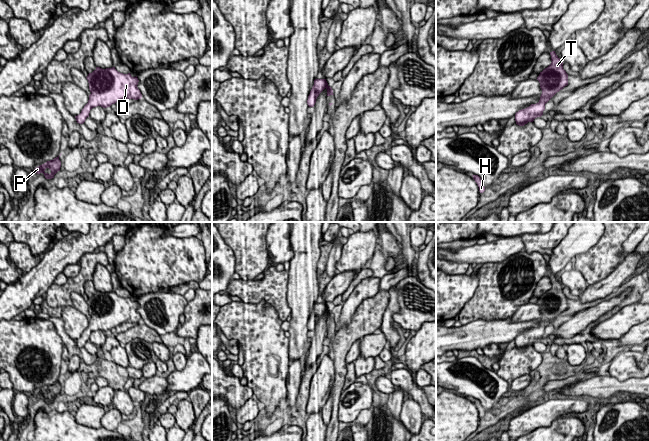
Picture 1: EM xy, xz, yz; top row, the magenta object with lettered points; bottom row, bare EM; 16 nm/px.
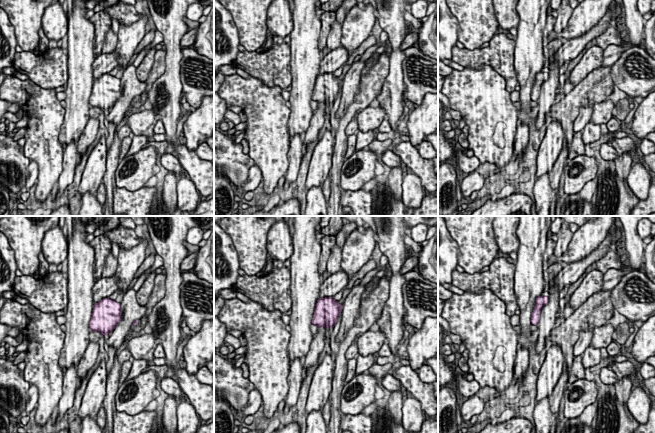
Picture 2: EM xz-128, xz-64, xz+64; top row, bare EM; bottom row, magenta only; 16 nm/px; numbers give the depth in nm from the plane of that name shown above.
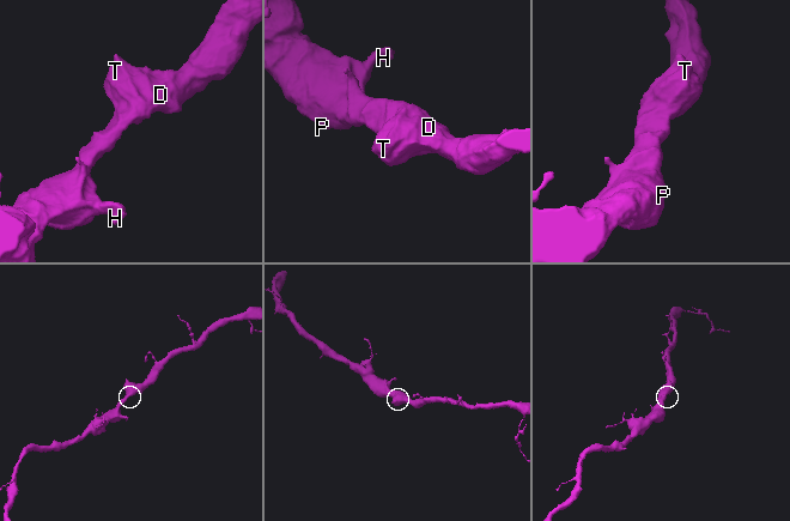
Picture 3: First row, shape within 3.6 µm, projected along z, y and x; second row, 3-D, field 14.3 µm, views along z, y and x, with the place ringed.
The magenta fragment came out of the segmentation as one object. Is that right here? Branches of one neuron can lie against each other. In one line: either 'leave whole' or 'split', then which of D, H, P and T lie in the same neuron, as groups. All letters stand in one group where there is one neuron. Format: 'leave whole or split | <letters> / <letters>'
leave whole | D H P T

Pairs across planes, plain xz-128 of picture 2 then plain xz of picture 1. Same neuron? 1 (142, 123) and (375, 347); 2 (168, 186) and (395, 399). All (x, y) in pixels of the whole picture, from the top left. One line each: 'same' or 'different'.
1: same
2: same

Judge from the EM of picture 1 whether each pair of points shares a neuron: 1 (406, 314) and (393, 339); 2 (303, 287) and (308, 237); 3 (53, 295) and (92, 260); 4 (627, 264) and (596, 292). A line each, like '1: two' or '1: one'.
1: two
2: one
3: one
4: one

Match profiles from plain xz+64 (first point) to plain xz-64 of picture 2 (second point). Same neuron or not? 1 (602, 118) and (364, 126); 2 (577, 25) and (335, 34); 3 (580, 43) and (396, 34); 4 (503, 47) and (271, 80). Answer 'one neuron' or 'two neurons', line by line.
1: one neuron
2: two neurons
3: two neurons
4: one neuron

